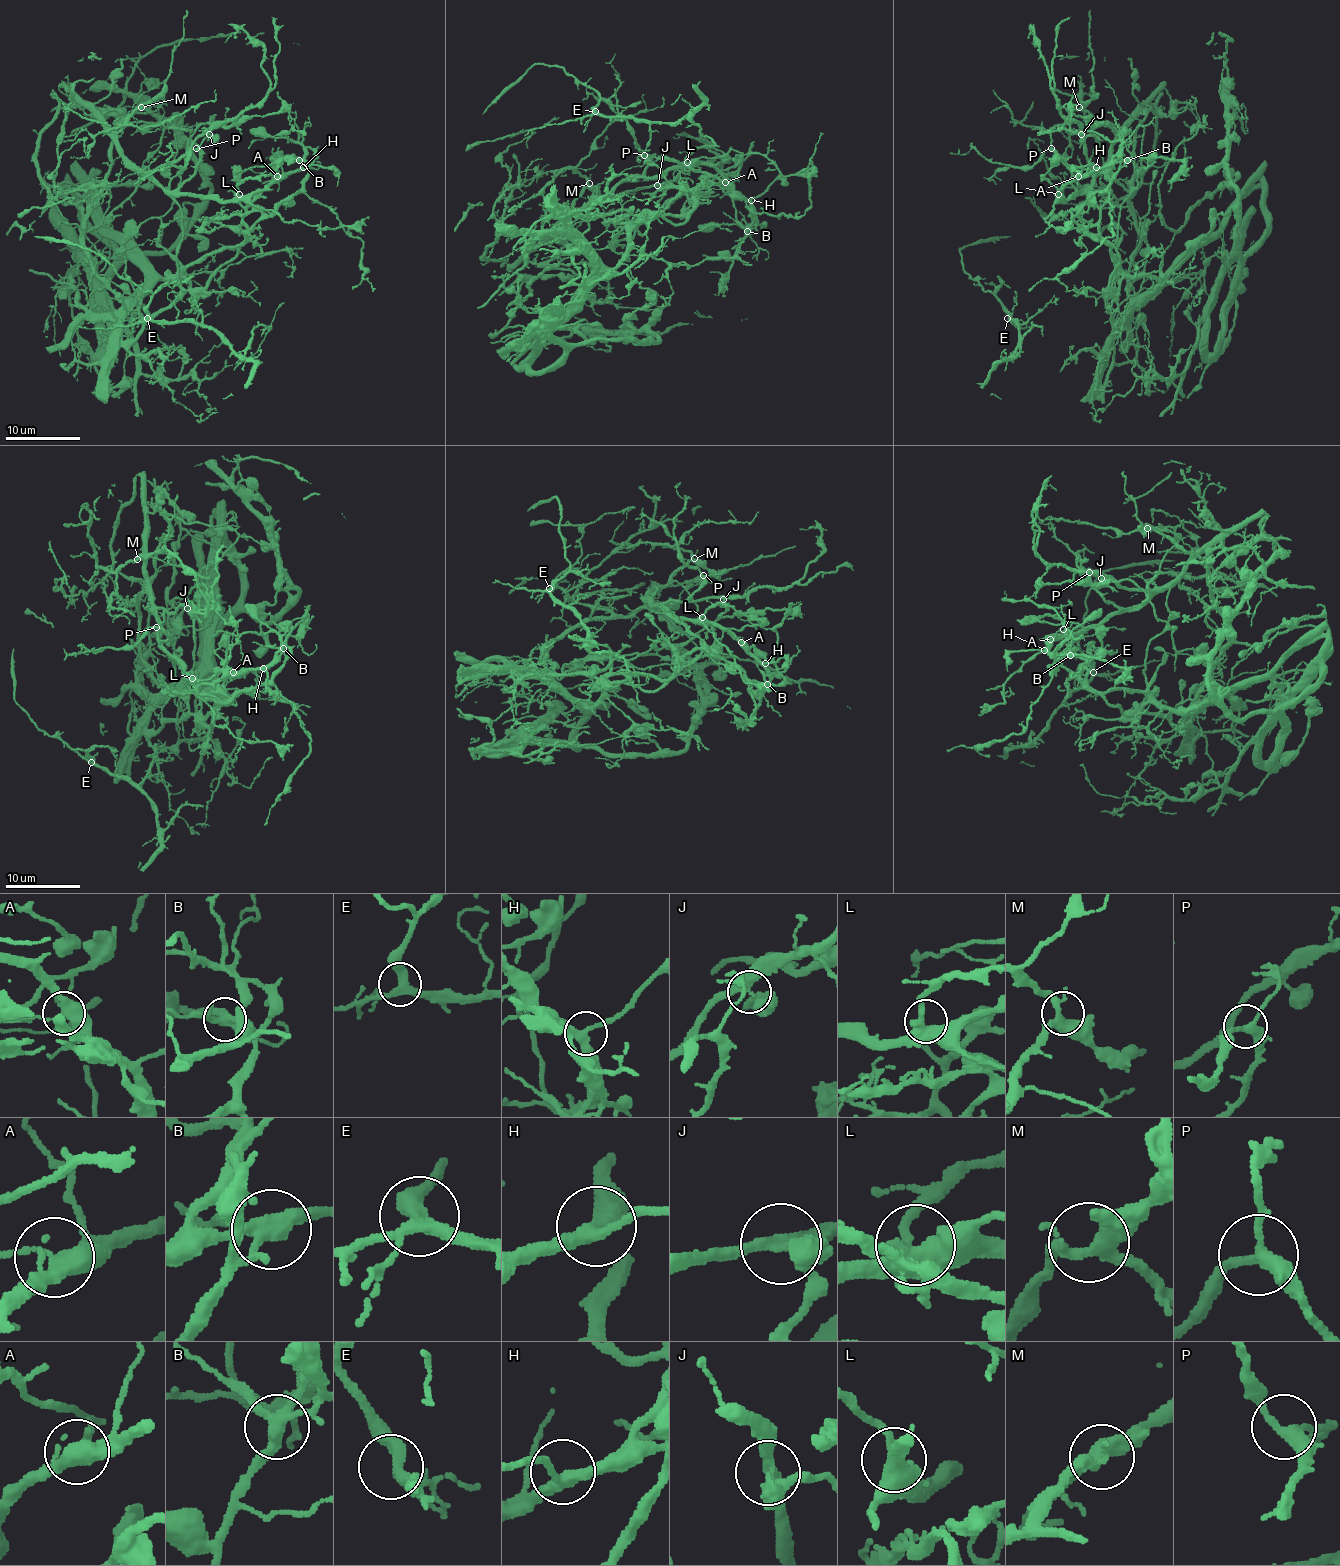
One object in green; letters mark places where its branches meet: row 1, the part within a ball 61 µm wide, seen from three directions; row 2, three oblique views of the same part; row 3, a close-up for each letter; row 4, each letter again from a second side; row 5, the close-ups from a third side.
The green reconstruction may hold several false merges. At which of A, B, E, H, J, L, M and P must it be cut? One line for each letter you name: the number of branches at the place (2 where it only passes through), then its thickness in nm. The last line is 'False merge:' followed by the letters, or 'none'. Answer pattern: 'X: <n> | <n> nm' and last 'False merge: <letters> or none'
A: 4 | 400 nm
B: 4 | 360 nm
False merge: A, B

